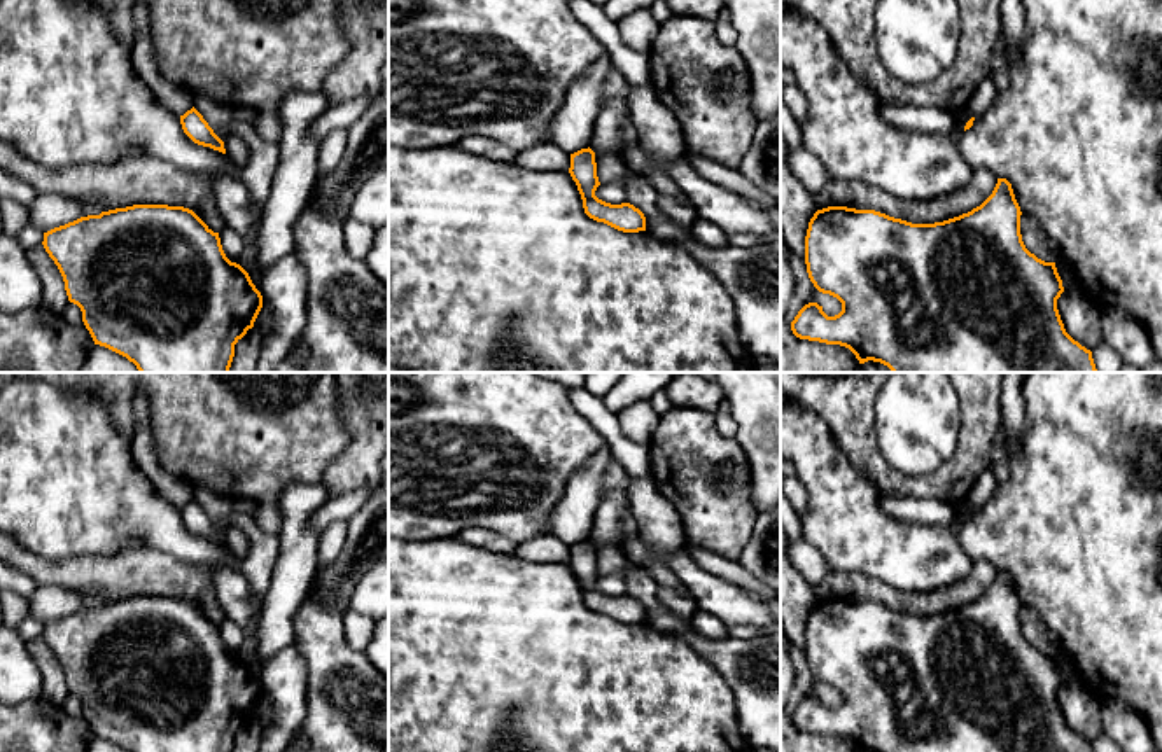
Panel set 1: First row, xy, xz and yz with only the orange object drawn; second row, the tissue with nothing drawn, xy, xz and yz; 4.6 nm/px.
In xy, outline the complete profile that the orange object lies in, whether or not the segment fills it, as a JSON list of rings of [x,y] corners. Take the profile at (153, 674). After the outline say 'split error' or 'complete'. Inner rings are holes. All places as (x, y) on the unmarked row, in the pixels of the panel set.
[[[133,596],[80,609],[44,624],[46,644],[58,658],[68,693],[82,703],[94,736],[128,752],[233,752],[234,736],[254,719],[262,687],[248,665],[231,654],[214,624],[192,602],[168,596]]] | complete

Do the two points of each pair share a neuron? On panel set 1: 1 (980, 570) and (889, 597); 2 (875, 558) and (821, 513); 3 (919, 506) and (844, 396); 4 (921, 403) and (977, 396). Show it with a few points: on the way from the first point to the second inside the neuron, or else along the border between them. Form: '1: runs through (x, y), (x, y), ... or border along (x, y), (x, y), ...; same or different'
1: runs through (959, 593), (942, 600), (912, 600); same
2: runs through (861, 544), (835, 518); same
3: border along (886, 494), (938, 497), (954, 506); different
4: border along (954, 390), (961, 415), (959, 439); different

